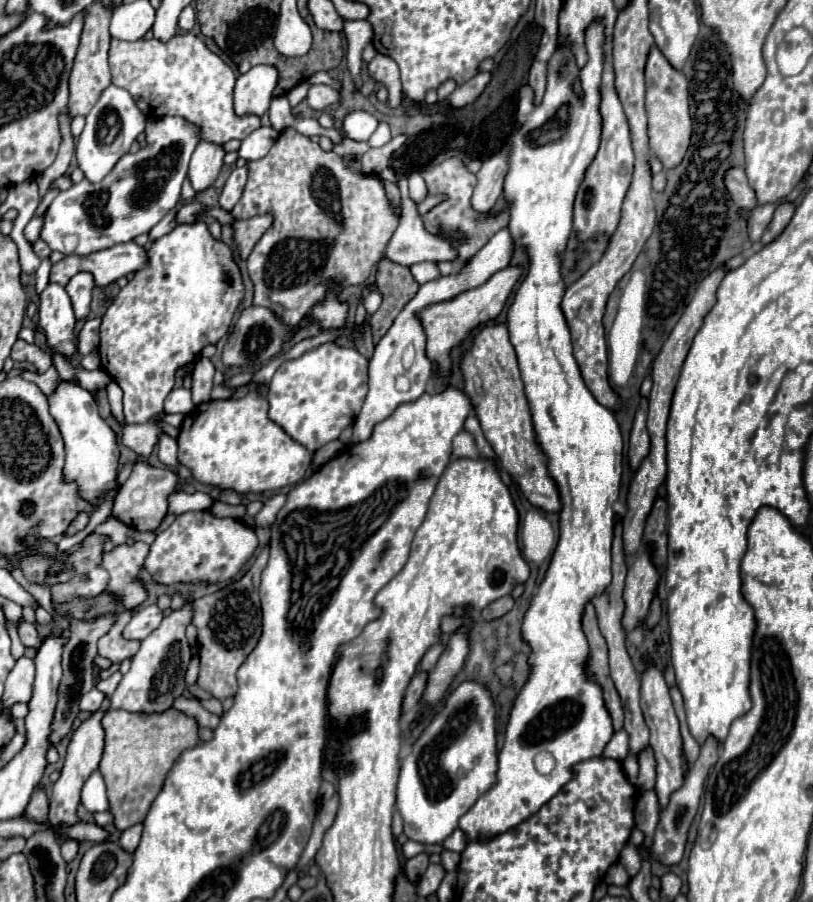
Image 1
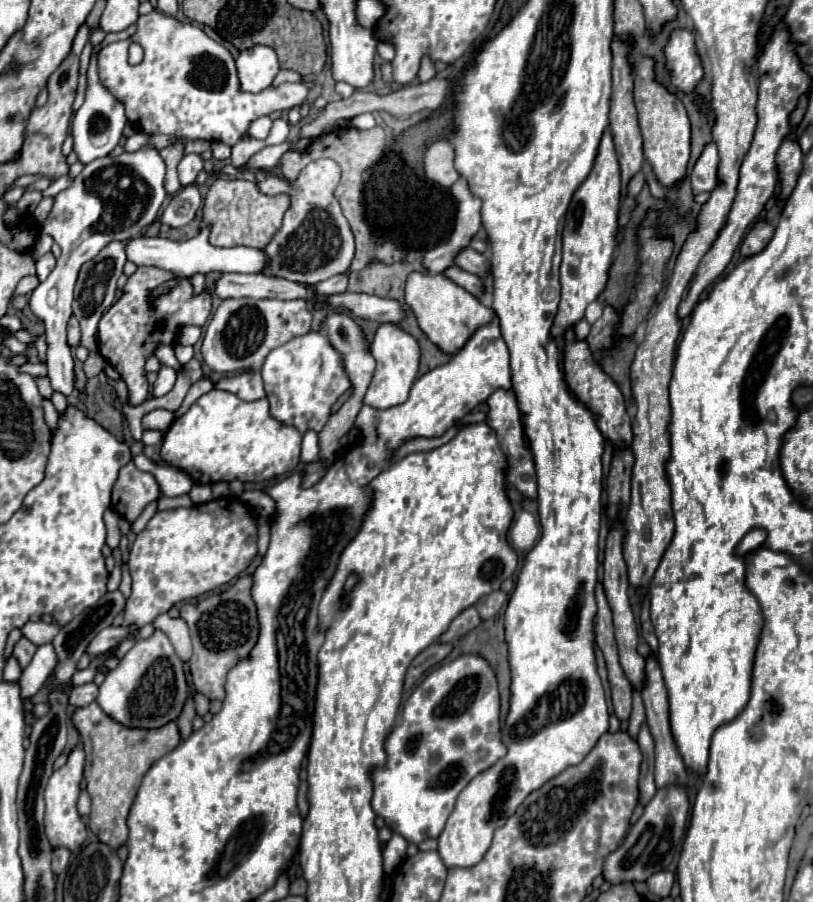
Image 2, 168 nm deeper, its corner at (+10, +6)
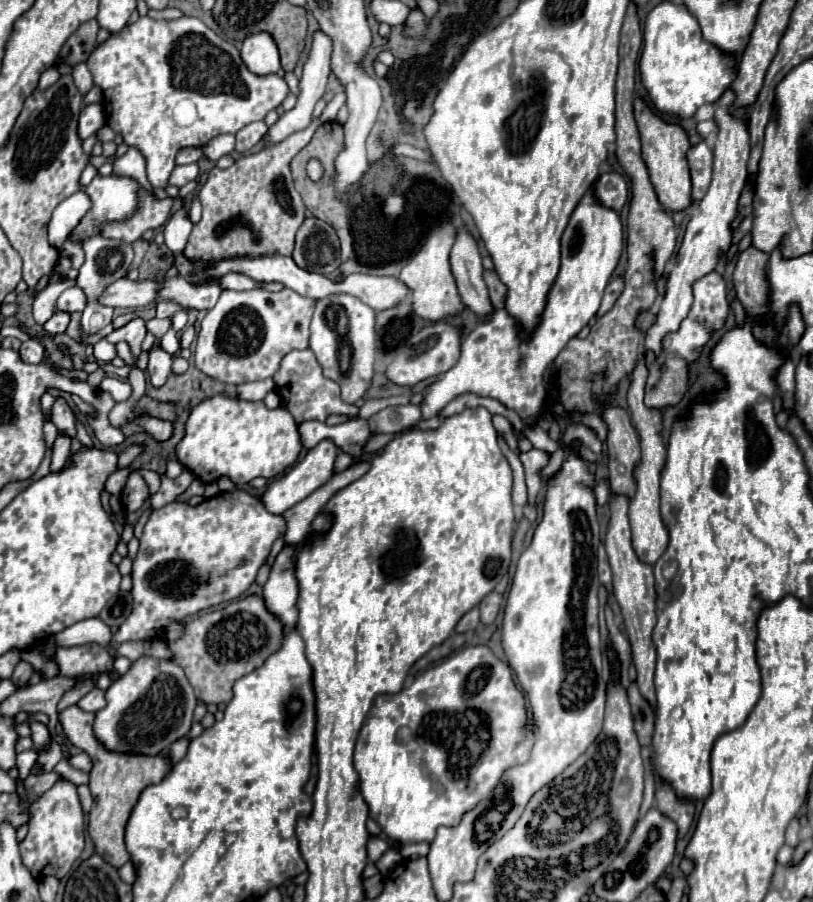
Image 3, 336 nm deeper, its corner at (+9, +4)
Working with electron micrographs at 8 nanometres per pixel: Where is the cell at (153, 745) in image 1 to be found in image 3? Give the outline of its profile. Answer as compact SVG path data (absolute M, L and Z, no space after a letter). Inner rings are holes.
M70 706L64 712L58 714L58 720L64 728L66 738L80 750L84 750L92 760L90 770L90 792L94 798L94 806L90 810L90 822L88 822L88 834L96 844L96 852L104 856L112 866L120 868L124 862L130 860L126 846L124 846L124 828L130 818L130 812L140 796L140 792L148 784L158 784L170 770L170 758L166 754L146 756L146 754L124 754L124 752L112 752L104 744L100 744L94 736L92 724L94 714L84 712L78 706Z

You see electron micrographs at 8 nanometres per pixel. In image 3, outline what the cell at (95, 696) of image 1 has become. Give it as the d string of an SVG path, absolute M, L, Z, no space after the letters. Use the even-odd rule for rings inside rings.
M92 688L88 694L84 694L80 700L78 700L78 706L86 712L98 712L100 708L104 708L106 700L104 700L104 690L100 688Z

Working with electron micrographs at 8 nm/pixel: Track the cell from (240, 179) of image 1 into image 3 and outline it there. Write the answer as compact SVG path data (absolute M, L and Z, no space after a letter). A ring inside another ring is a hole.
M252 122L252 124L244 126L244 128L236 134L236 152L238 152L238 154L252 152L254 146L264 138L266 132L268 132L268 126L266 126L264 122Z

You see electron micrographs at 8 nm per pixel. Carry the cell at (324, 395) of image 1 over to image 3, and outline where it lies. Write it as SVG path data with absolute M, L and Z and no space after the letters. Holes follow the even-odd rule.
M310 348L288 352L282 358L278 372L274 374L274 384L276 384L276 392L282 400L282 406L292 414L296 424L302 424L302 422L308 422L308 420L326 422L326 418L332 416L332 414L342 414L342 416L348 416L348 418L358 416L356 406L342 402L340 386L334 380L330 380L322 374L322 366L318 364L318 360L316 360L316 356Z

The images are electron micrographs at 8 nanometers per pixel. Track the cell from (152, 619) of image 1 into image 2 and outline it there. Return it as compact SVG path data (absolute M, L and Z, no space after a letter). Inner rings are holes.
M109 626L109 628L101 630L101 632L89 642L85 654L89 654L89 656L103 654L103 652L107 652L111 646L115 646L117 642L121 642L129 632L135 632L135 626L129 626L129 628L125 628L125 626L117 626L117 628Z

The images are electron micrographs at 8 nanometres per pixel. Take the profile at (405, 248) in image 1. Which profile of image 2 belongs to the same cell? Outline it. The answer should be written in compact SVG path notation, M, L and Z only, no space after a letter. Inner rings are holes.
M465 248L463 252L459 252L455 262L457 262L459 268L463 268L463 270L467 270L471 274L477 274L479 278L485 278L489 274L489 270L491 270L489 260L483 254L475 252L473 248Z

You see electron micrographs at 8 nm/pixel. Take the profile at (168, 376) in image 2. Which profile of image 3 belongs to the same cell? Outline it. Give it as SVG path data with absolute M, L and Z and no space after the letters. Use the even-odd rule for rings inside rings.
M154 344L154 348L150 350L150 362L148 362L150 384L154 388L164 386L170 372L172 372L172 356L168 352L164 352L158 344Z

